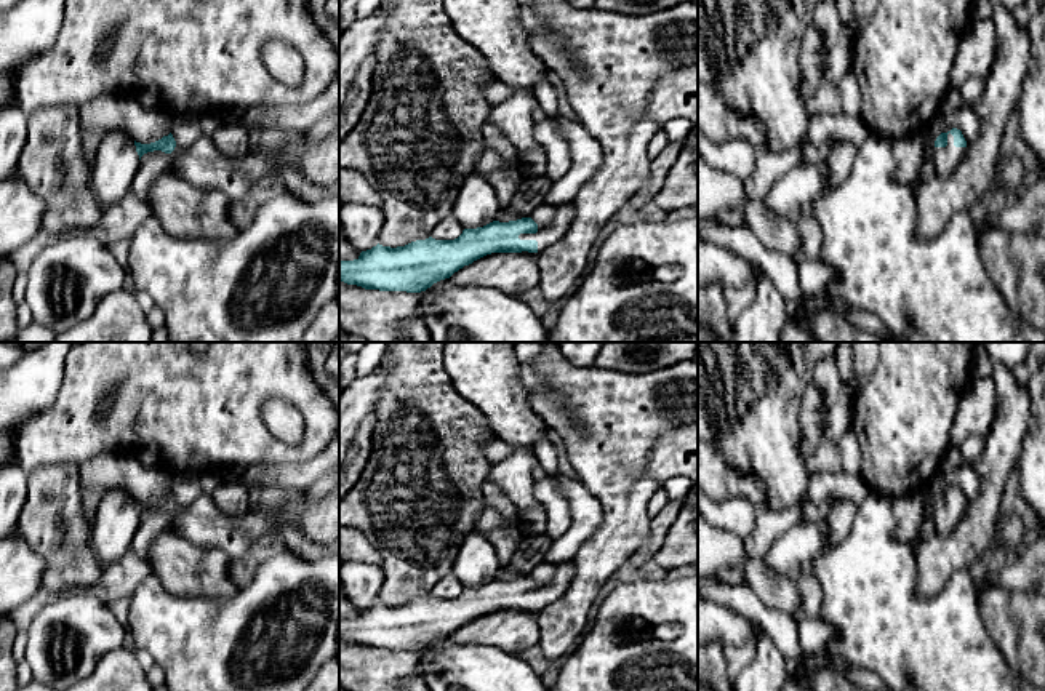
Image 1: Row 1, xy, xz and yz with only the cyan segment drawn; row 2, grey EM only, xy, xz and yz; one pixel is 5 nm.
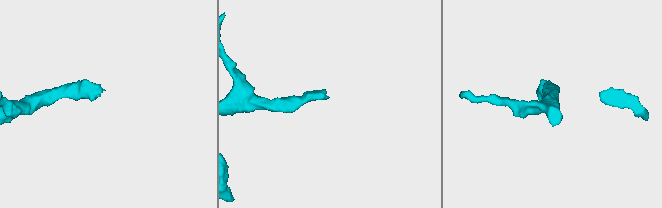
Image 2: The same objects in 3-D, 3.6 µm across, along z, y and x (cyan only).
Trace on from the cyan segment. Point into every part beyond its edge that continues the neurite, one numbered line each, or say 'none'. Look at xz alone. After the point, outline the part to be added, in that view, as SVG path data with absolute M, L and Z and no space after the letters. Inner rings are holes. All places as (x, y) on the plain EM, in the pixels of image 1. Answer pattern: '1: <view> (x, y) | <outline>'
1: xz (546, 594) | M571 561L554 566L554 577L547 584L538 584L536 592L520 592L520 598L536 598L538 609L559 600L568 589L571 577L576 574L576 566Z

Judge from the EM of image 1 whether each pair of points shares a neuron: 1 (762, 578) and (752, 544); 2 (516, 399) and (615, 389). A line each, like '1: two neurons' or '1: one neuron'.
1: two neurons
2: two neurons

